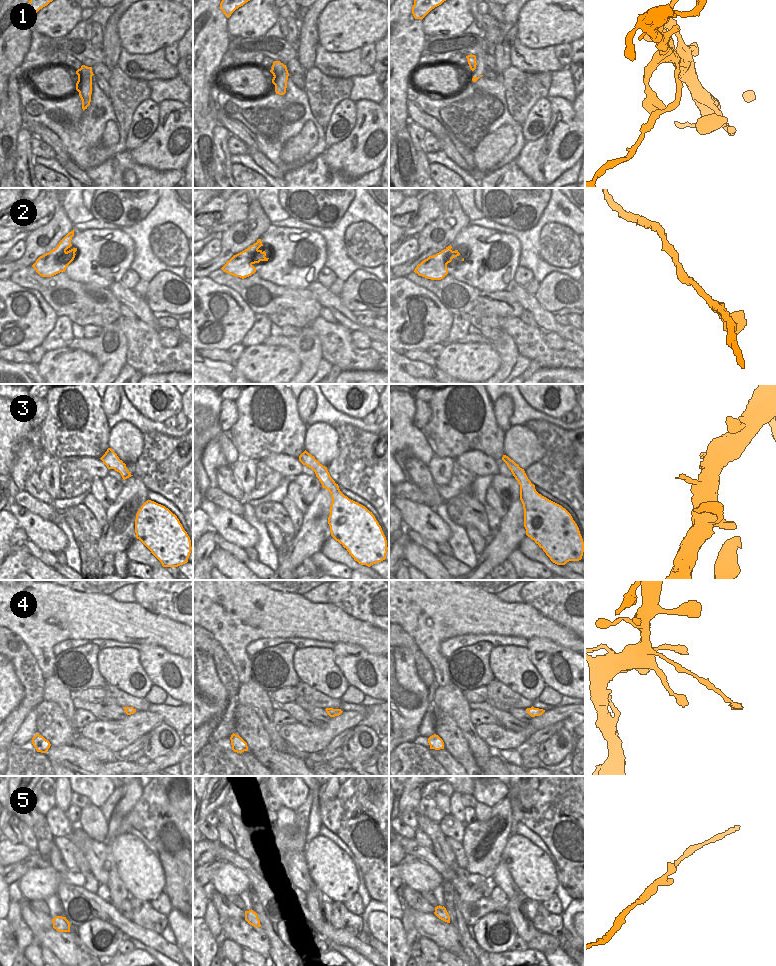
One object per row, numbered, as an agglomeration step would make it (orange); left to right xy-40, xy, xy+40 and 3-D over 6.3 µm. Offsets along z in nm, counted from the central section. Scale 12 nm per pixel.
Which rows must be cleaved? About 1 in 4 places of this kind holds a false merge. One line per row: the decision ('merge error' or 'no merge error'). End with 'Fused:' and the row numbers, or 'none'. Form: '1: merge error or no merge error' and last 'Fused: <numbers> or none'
1: merge error
2: no merge error
3: no merge error
4: merge error
5: no merge error
Fused: 1, 4

